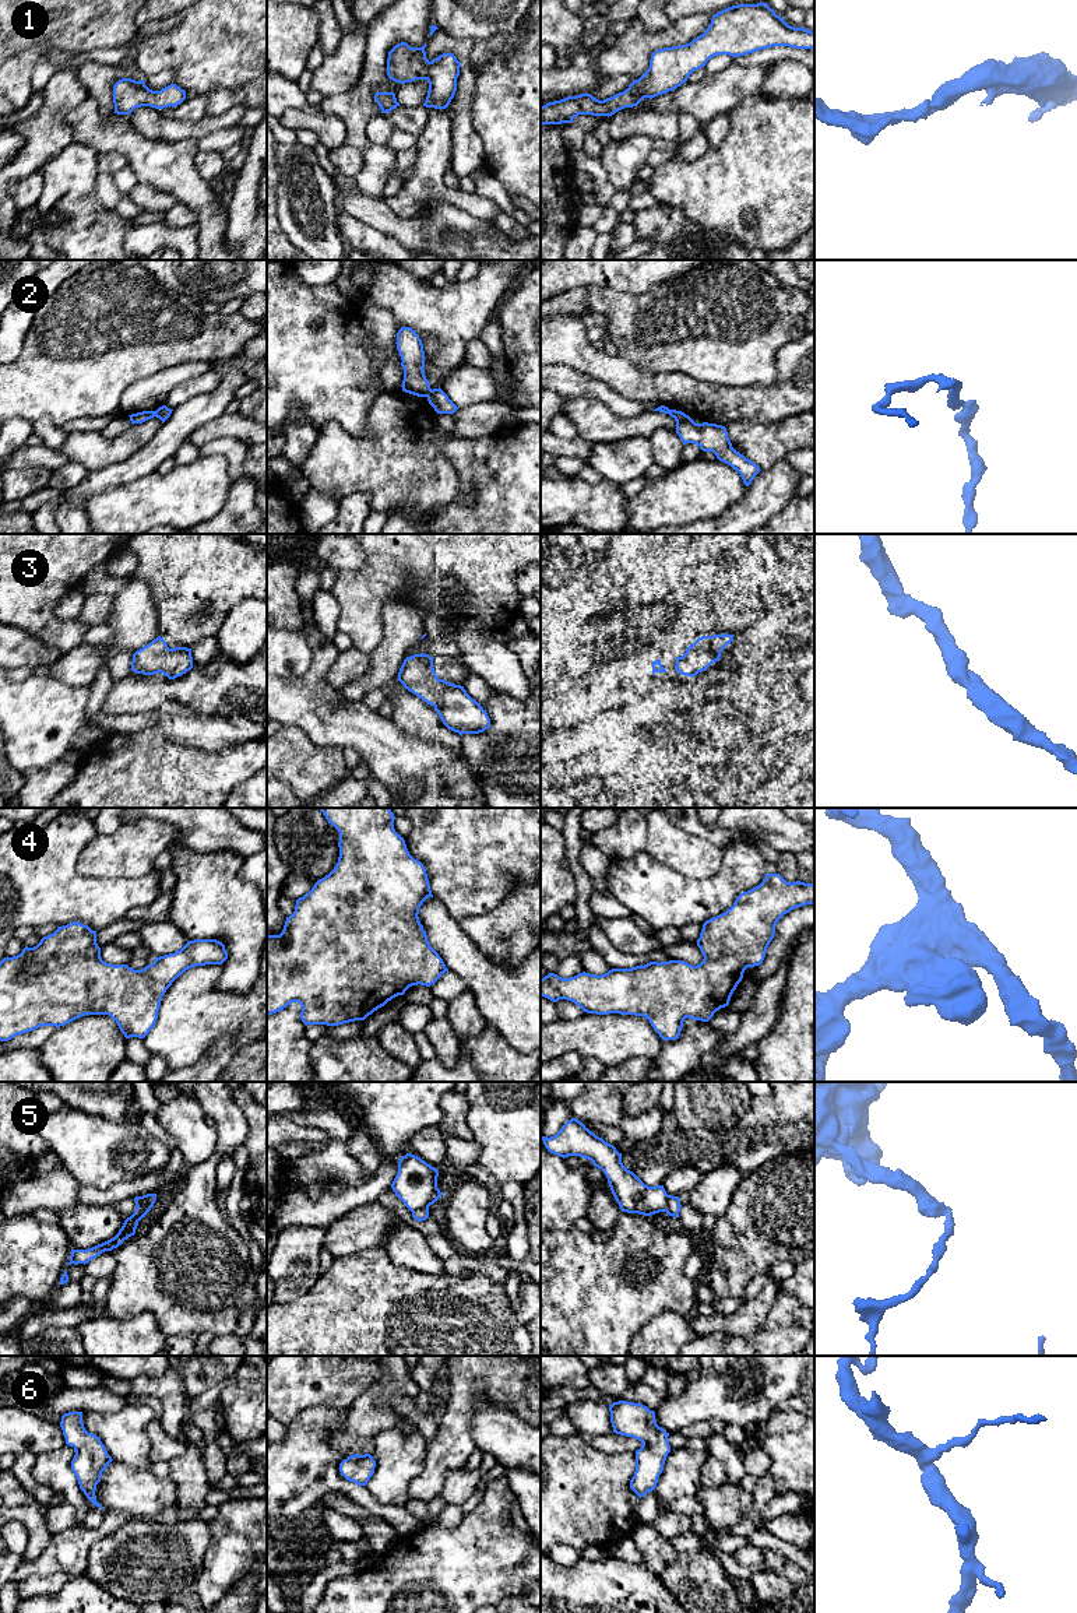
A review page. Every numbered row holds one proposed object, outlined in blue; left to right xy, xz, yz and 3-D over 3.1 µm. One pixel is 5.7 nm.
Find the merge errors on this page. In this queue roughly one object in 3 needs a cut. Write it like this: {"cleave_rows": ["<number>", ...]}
{"cleave_rows": ["2", "5"]}

